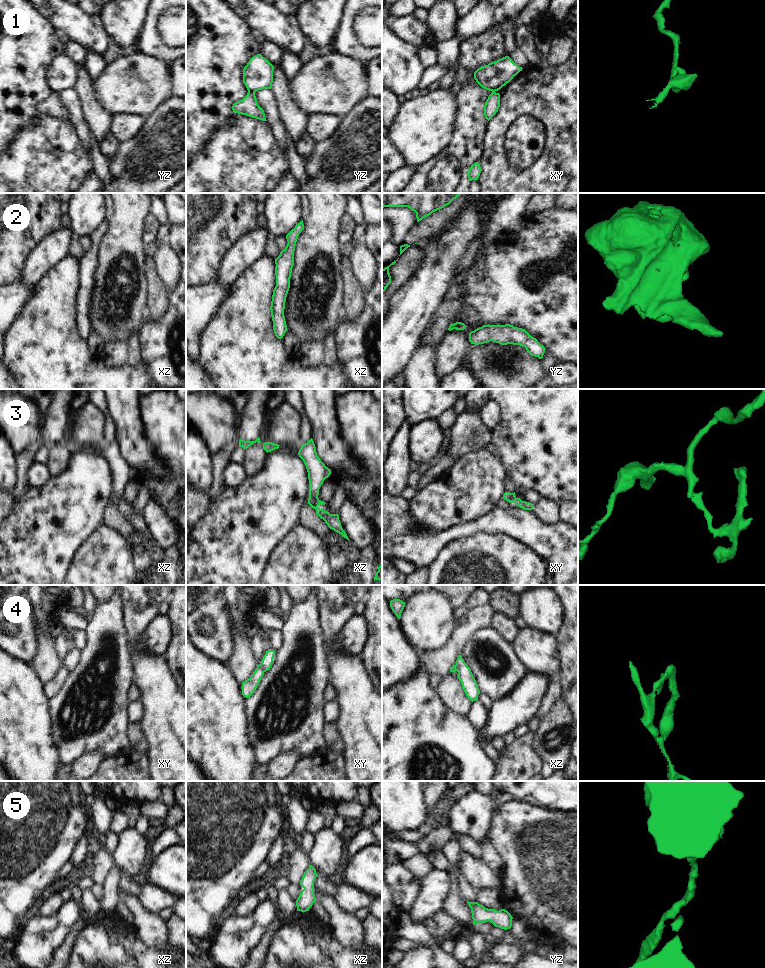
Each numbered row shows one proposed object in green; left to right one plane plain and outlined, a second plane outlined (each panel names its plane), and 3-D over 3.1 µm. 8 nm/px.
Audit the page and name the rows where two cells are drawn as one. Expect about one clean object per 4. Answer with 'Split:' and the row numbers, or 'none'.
Split: 1, 3, 4

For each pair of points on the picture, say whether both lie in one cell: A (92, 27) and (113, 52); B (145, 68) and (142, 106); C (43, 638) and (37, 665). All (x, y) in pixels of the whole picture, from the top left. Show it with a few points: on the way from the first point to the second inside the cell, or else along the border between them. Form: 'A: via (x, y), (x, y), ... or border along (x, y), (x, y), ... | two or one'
A: border along (110, 39), (108, 49), (103, 56) | two
B: via (146, 78), (149, 82), (139, 93), (141, 96) | one
C: via (43, 645), (43, 658) | one

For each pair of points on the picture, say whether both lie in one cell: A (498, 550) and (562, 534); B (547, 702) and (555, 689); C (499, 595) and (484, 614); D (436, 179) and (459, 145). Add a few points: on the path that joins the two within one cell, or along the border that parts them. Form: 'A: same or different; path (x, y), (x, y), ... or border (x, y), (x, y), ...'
A: different; border (502, 534), (509, 535), (524, 543), (539, 556)
B: same; path (548, 699), (553, 692)
C: different; border (489, 602), (496, 612)
D: different; border (437, 158), (454, 156), (459, 163), (460, 178)

